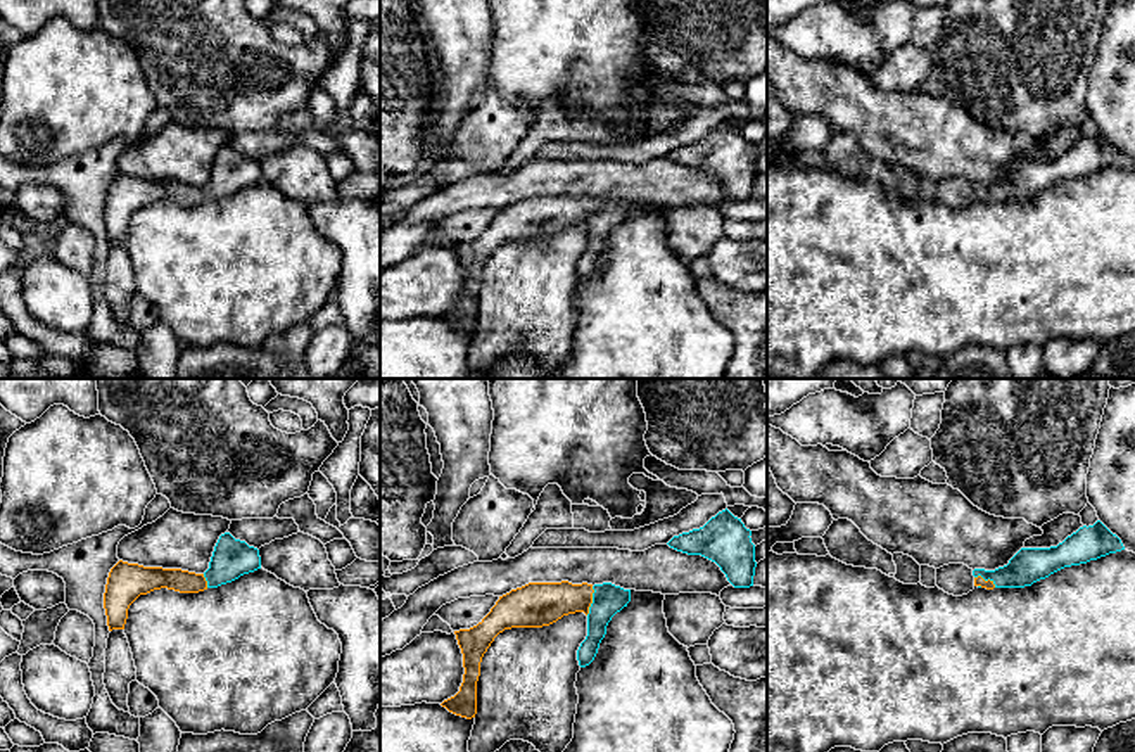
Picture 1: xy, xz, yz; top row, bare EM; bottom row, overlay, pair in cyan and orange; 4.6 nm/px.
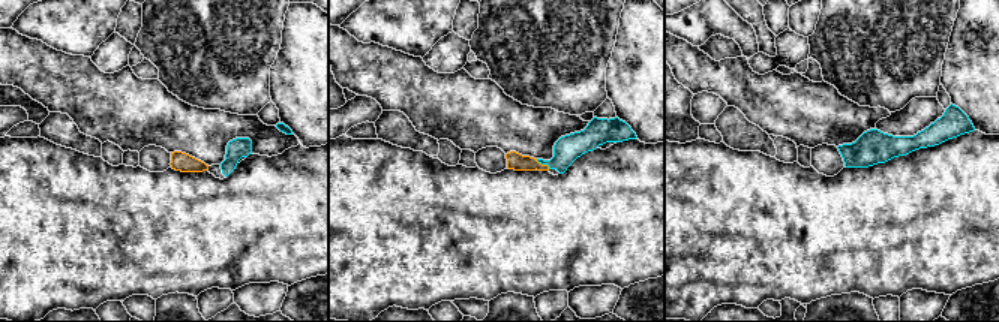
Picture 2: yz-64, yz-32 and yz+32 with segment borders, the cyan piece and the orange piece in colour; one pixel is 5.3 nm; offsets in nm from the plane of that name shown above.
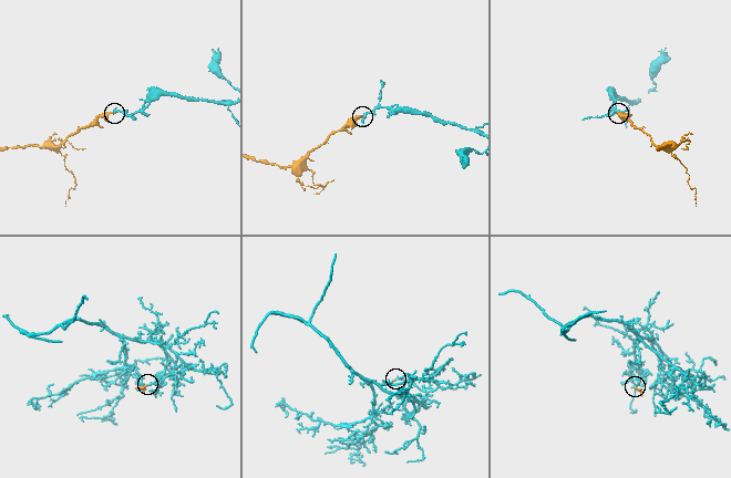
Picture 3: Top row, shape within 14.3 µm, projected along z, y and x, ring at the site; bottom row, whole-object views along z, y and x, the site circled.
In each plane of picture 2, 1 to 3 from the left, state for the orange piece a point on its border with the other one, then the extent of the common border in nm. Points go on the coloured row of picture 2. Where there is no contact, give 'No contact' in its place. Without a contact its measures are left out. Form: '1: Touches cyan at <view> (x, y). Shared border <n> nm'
1: No contact
2: Touches cyan at yz-32 (543, 163). Shared border 90 nm
3: No contact

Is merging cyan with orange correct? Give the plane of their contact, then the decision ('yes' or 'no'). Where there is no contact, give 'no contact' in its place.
xz | yes

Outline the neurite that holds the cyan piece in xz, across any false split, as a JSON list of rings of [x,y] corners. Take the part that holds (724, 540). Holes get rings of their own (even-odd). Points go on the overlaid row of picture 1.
[[[727,508],[703,527],[674,536],[667,545],[688,555],[701,555],[715,562],[734,588],[753,586],[755,545],[751,531]]]

